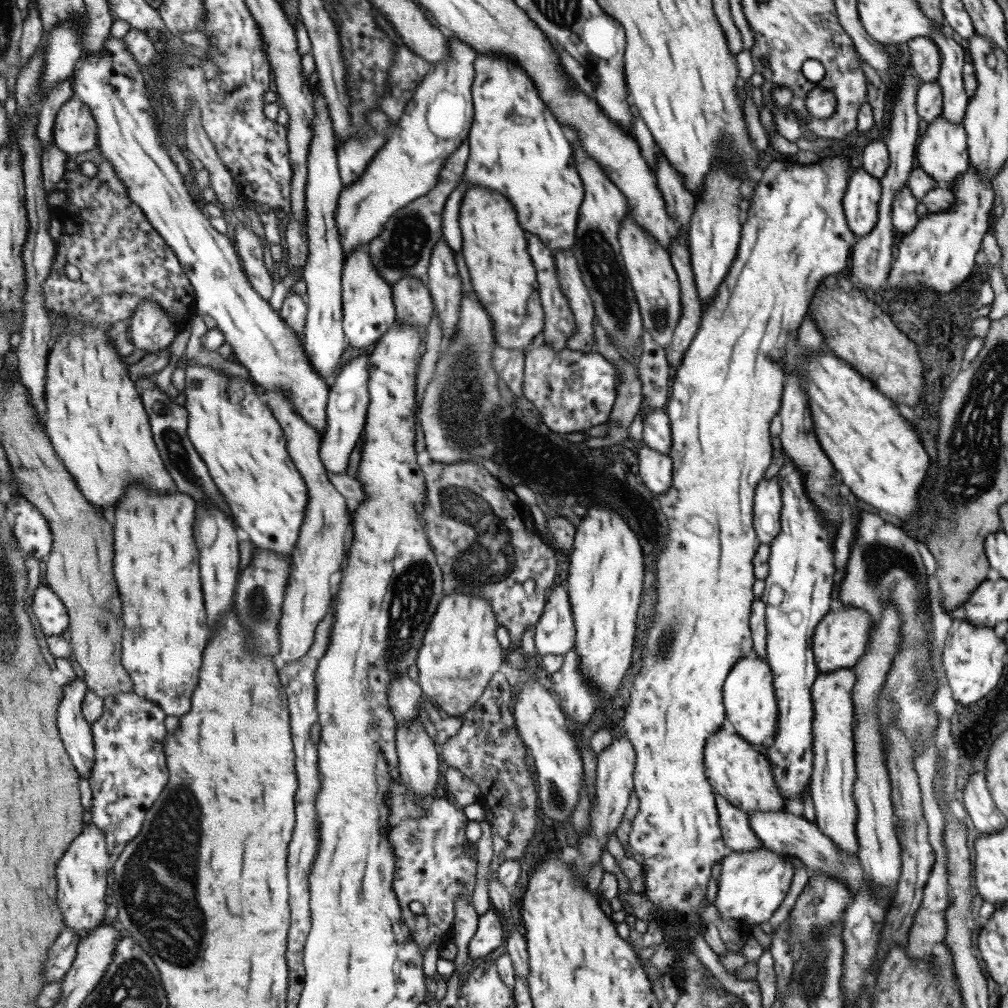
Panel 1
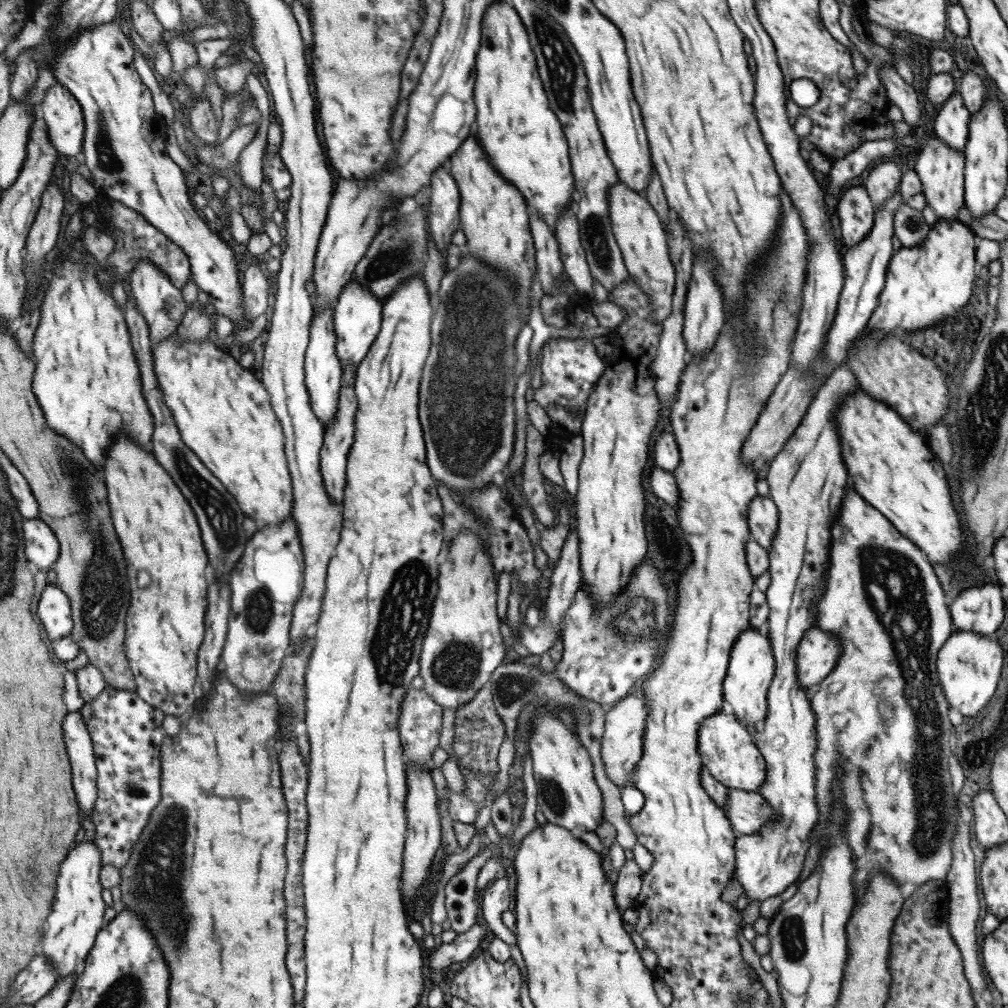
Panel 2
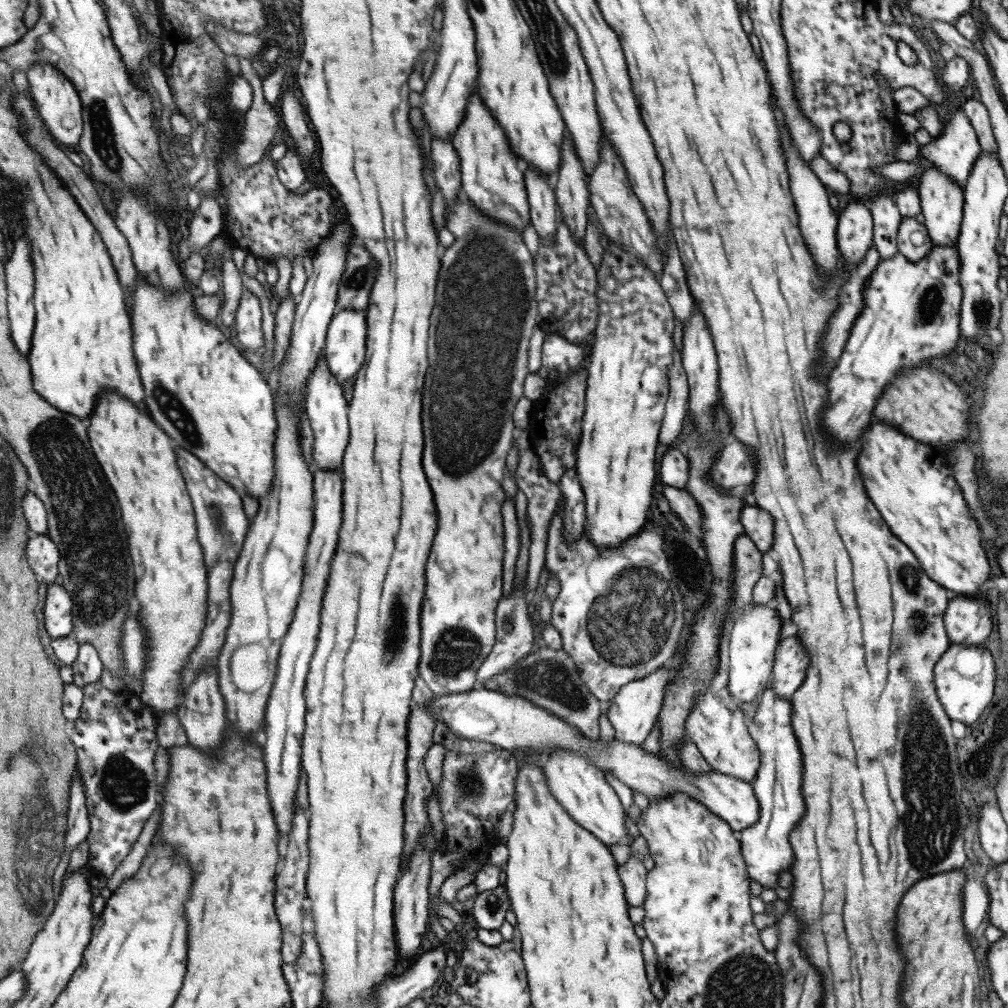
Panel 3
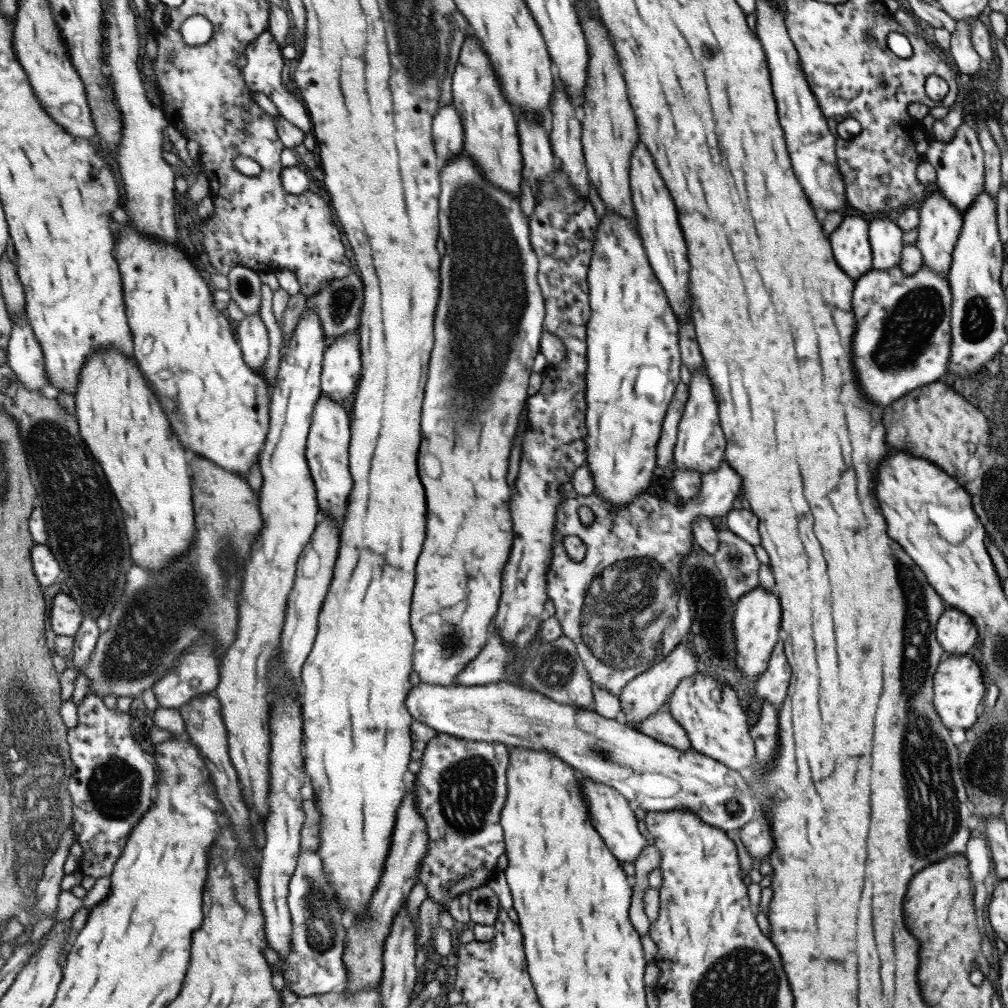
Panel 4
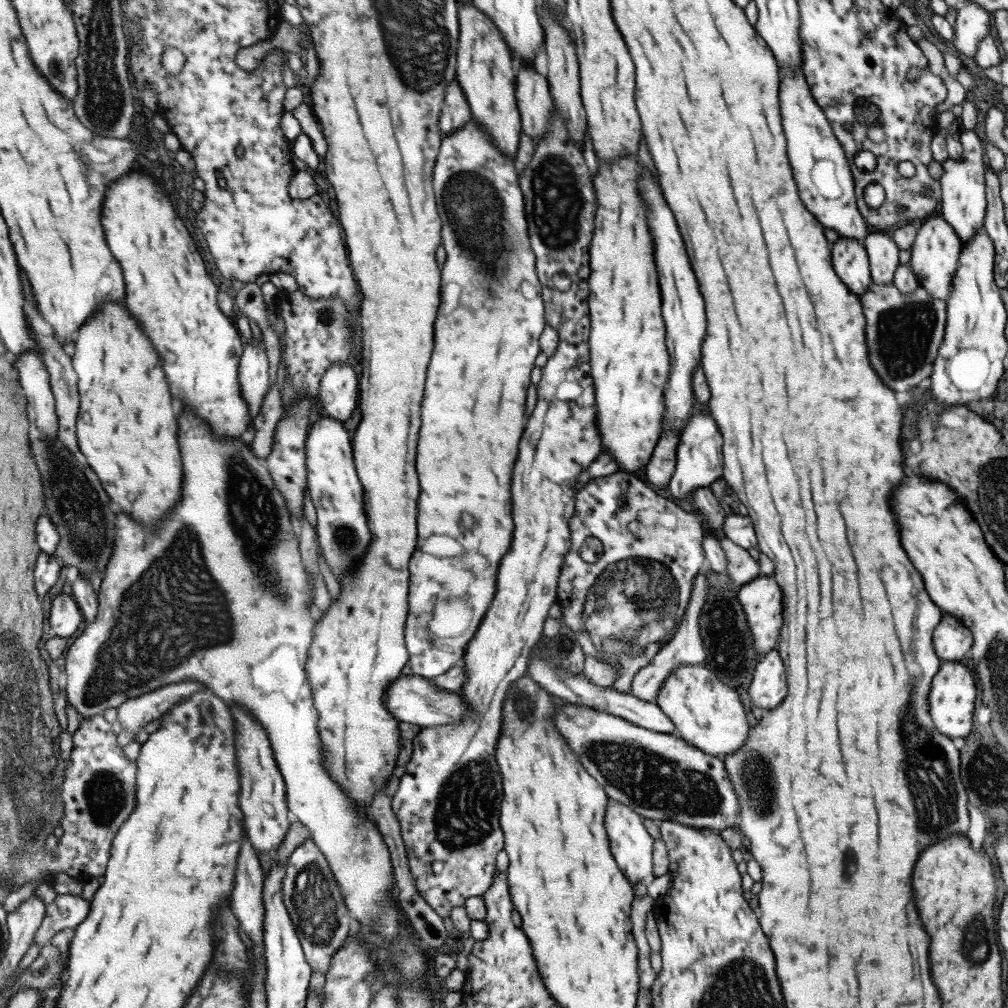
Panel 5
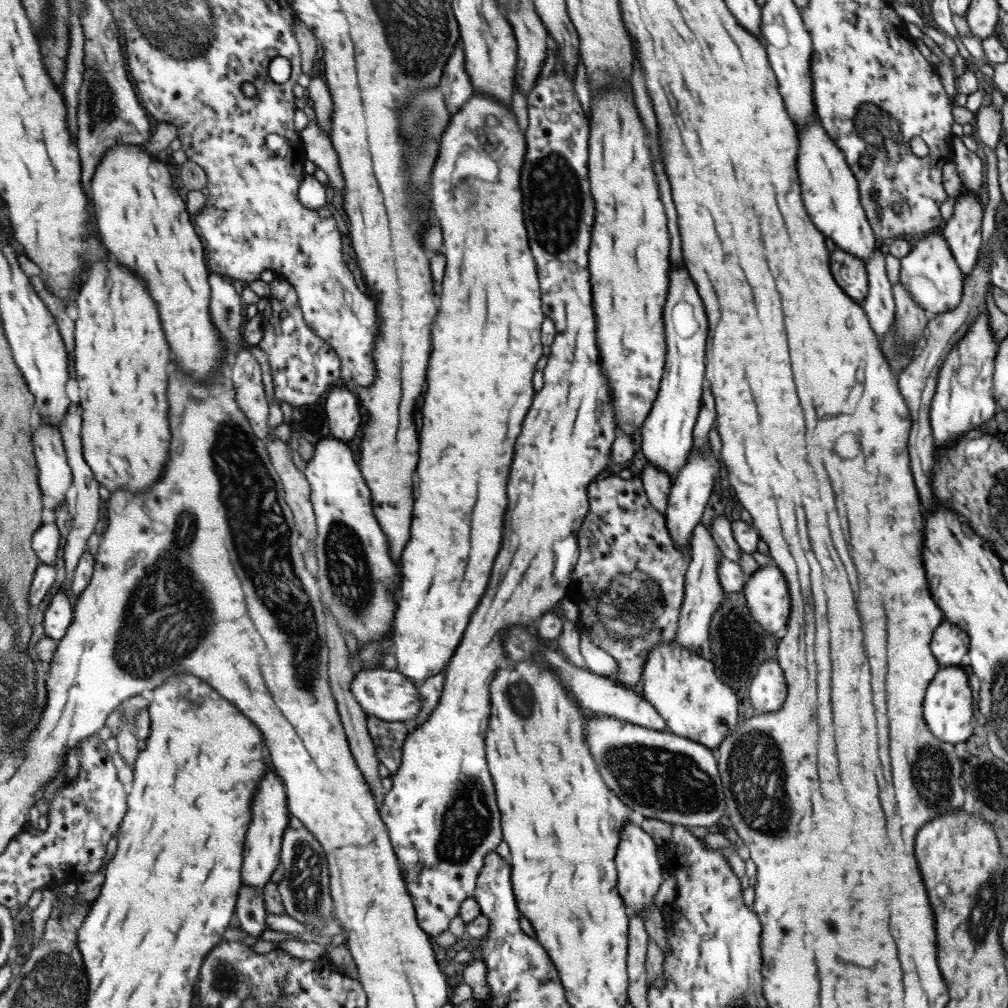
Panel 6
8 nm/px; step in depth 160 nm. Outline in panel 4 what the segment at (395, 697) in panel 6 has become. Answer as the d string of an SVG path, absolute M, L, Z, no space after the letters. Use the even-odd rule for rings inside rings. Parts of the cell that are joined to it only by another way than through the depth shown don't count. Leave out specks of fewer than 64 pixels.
M420 682L418 685L413 687L412 690L409 690L406 705L408 713L412 714L413 720L428 726L430 729L433 729L438 733L446 733L447 735L455 736L457 738L475 740L477 742L500 742L501 744L506 745L508 749L511 747L528 748L529 750L544 750L545 752L554 754L565 764L571 765L579 776L583 776L593 782L601 783L602 785L614 788L623 798L625 798L625 800L628 800L628 802L637 802L637 804L639 804L639 814L641 814L642 811L647 813L663 813L665 811L675 809L688 809L689 812L696 814L700 818L701 822L704 822L709 826L728 831L735 830L735 828L740 829L744 824L751 821L758 812L757 800L754 799L754 796L750 793L750 788L747 783L743 781L743 778L739 775L739 773L735 770L727 768L727 766L722 765L720 762L709 758L709 756L699 754L691 748L689 750L677 750L672 746L667 746L666 744L643 734L637 729L625 726L619 718L603 718L595 711L589 711L588 709L581 709L570 705L557 704L557 702L549 700L549 698L546 698L537 692L531 692L531 690L526 690L505 682L477 686L463 686L457 684L443 686Z

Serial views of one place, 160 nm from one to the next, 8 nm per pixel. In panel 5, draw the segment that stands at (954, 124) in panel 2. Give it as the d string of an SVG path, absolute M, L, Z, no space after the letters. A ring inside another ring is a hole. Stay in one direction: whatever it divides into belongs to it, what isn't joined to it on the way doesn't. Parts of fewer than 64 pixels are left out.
M960 129L958 140L963 149L961 160L947 158L940 165L942 172L938 178L940 197L937 213L953 228L959 240L966 243L979 229L983 229L983 220L986 209L984 193L984 150L982 142L972 130Z

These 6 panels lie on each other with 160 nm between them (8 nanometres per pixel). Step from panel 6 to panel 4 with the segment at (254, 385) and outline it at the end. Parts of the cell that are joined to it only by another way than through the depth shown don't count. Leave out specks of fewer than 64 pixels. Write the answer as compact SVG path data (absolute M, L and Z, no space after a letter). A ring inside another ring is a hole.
M246 315L237 325L237 338L245 361L254 371L259 372L270 356L271 341L267 325L259 315Z

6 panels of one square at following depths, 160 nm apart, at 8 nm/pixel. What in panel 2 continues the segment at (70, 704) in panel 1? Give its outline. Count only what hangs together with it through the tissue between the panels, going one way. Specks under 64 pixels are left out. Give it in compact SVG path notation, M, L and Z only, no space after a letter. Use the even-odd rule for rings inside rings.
M68 711L64 718L64 741L67 743L68 755L72 761L74 789L82 810L81 816L86 812L93 814L98 799L98 766L94 749L94 742L82 712Z

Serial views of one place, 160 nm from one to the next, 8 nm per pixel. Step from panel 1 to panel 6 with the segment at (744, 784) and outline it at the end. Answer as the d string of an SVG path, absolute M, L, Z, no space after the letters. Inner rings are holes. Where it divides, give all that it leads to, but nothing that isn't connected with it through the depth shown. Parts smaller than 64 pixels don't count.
M675 640L650 648L641 678L642 698L663 718L669 732L714 752L732 730L737 730L737 698L733 692L717 678L710 660L681 648Z

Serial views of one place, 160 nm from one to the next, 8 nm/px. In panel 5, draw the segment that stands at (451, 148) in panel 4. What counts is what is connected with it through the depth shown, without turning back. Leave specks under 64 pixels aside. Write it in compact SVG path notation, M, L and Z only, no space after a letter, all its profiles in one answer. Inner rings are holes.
M455 78L445 87L443 106L440 110L438 129L440 135L446 136L461 128L470 120L470 111L463 93L459 89Z

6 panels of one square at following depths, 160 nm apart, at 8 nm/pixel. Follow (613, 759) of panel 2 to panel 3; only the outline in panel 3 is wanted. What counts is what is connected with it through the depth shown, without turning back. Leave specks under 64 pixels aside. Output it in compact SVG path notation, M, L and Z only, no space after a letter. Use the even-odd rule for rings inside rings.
M661 667L651 674L627 682L619 688L617 694L607 703L608 709L606 711L607 720L609 724L612 724L611 728L614 730L614 738L625 744L642 744L658 718L658 712L663 706L663 698L667 694L665 688L673 682L673 678L675 678L674 670Z

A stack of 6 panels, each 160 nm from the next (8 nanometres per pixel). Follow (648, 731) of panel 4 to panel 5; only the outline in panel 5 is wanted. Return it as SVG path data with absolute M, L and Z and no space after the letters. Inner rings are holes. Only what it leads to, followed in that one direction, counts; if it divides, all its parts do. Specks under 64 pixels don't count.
M541 645L532 649L528 656L526 671L549 695L553 695L568 705L587 706L591 710L606 712L618 716L627 722L637 726L661 733L675 733L673 723L659 710L654 702L646 702L639 698L635 699L629 693L619 693L612 686L601 688L591 684L582 674L568 674L562 668L556 668L548 663L543 657Z

